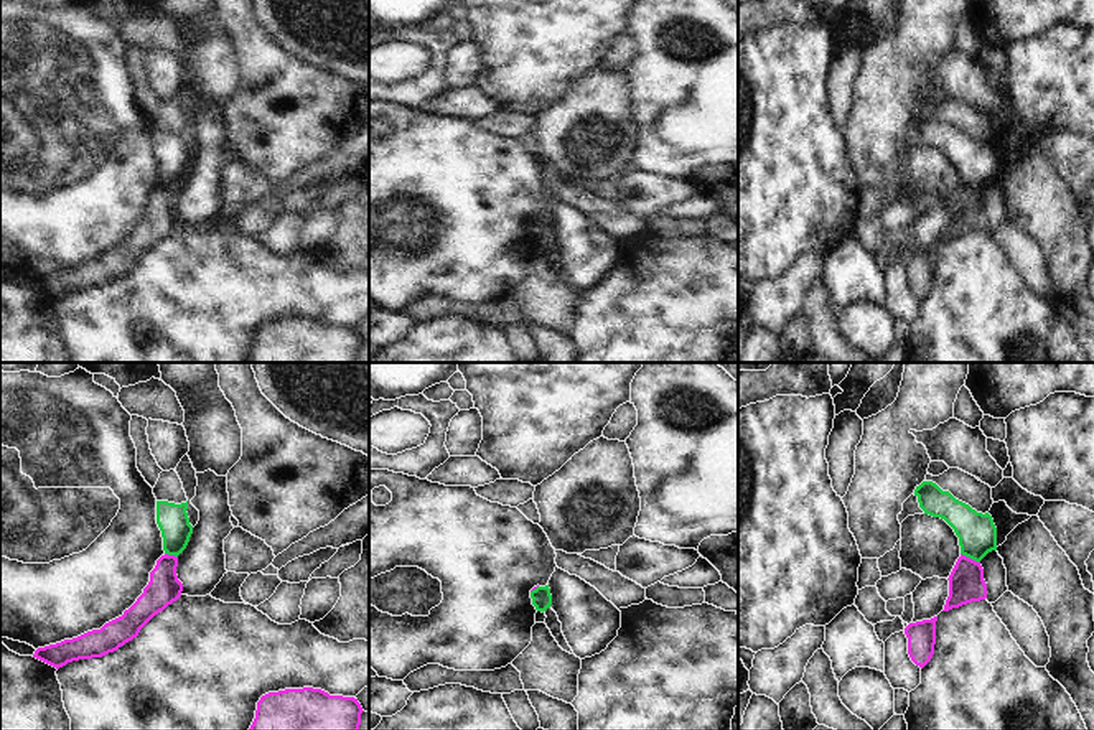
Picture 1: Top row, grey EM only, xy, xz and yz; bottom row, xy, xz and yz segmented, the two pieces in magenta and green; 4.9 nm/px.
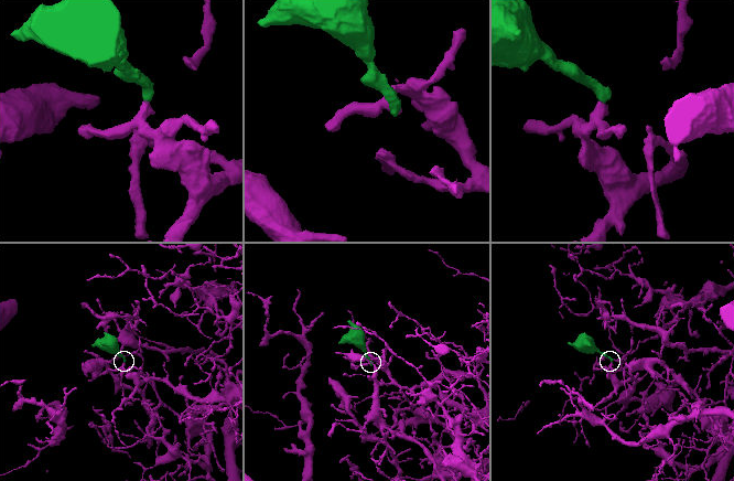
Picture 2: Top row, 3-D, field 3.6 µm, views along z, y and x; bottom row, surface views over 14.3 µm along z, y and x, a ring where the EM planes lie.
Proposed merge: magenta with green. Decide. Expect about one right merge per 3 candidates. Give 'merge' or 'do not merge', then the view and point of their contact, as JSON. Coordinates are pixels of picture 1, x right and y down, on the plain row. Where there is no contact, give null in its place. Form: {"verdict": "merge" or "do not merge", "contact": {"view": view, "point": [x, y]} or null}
{"verdict": "do not merge", "contact": {"view": "yz", "point": [971, 190]}}

